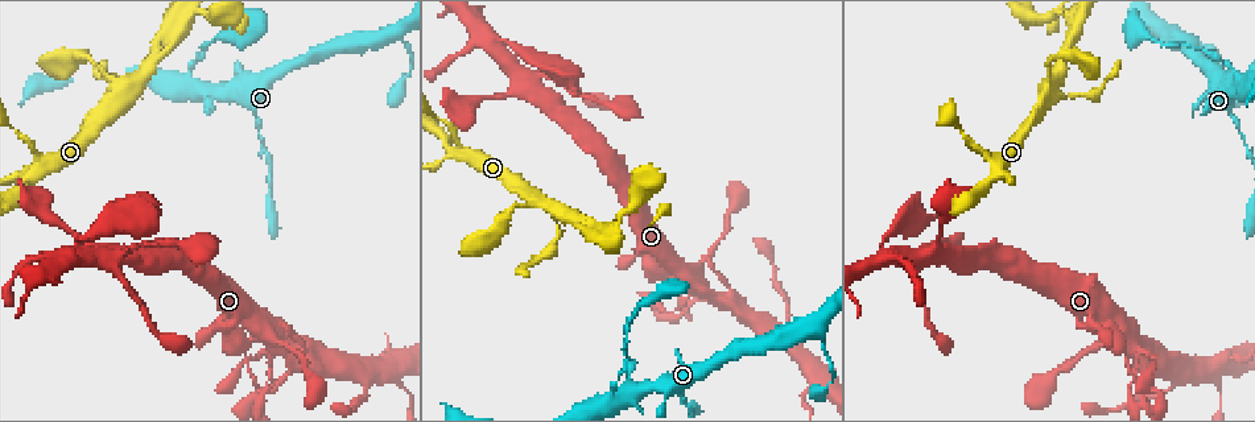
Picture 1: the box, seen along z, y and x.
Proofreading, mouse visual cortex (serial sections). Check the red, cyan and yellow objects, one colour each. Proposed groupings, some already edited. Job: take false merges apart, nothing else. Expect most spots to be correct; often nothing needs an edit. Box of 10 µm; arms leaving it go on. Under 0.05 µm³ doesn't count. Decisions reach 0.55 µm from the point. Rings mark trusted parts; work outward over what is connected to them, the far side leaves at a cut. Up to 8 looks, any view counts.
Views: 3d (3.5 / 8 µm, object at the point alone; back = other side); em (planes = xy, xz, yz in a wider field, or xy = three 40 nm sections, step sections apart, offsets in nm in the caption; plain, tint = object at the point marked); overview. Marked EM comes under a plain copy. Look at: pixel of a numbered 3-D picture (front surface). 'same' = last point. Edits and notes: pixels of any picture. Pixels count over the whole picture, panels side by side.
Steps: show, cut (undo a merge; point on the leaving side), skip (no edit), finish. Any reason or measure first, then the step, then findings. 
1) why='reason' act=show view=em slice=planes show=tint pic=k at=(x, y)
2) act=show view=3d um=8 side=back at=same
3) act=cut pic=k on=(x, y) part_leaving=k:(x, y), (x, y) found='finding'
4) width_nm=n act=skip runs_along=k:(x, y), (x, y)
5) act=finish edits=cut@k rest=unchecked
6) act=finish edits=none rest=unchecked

why='four-way junction' act=show view=3d um=3.5 pic=1 at=(1050, 99)

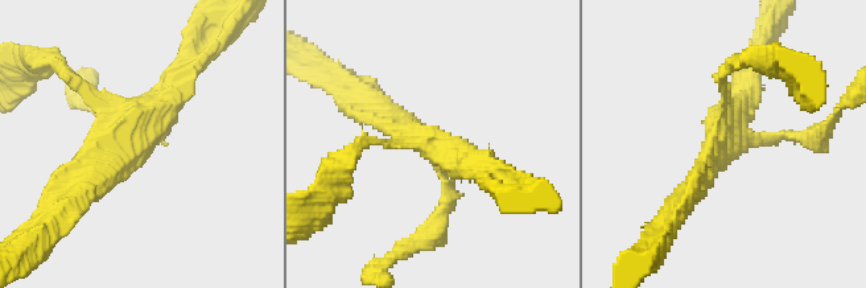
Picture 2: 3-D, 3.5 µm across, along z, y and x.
act=skip runs_along=2:(73, 200), (145, 131), (182, 74) found='one cell here'

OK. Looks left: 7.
why='abrupt turn' act=show view=3d um=3.5 pic=1 at=(530, 85)

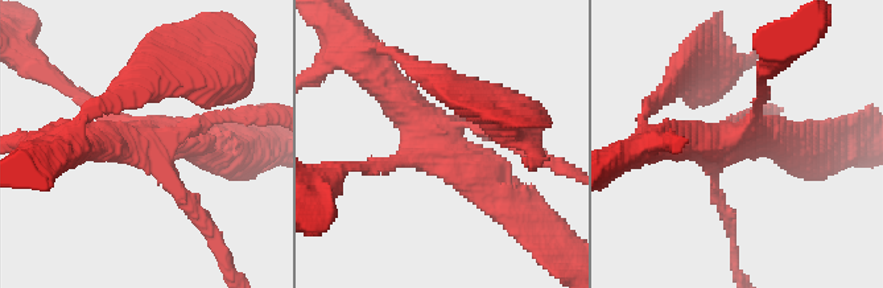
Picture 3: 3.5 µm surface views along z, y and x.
why='shape alone is not enough' act=show view=em slice=xy step=5 show=tint pic=3 at=(447, 141)

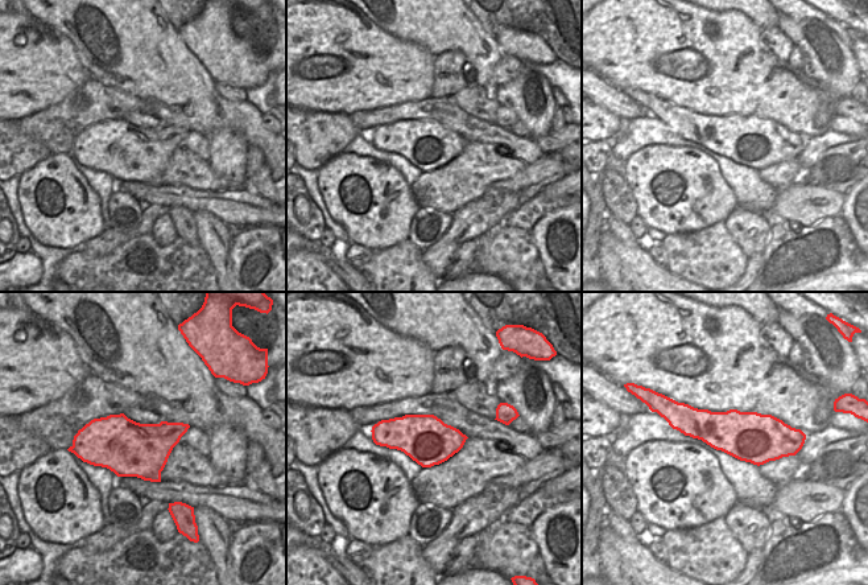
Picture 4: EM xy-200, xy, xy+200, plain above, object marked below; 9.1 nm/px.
act=show view=em slice=xy step=2 show=tint at=same

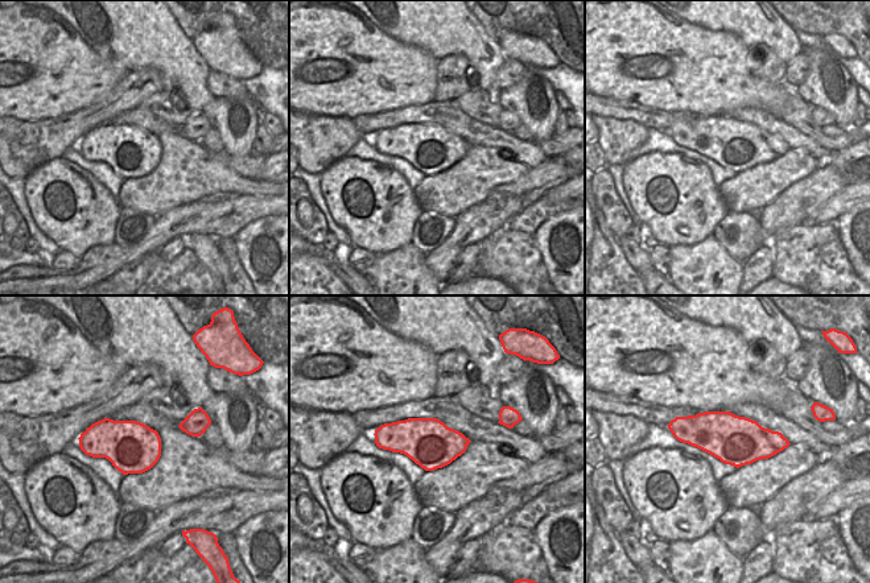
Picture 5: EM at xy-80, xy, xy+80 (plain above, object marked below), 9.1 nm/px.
act=skip runs_along=3:(510, 204), (380, 78) found='all the same cell'

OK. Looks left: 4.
why='a fork' act=show view=3d um=3.5 pic=1 at=(359, 376)

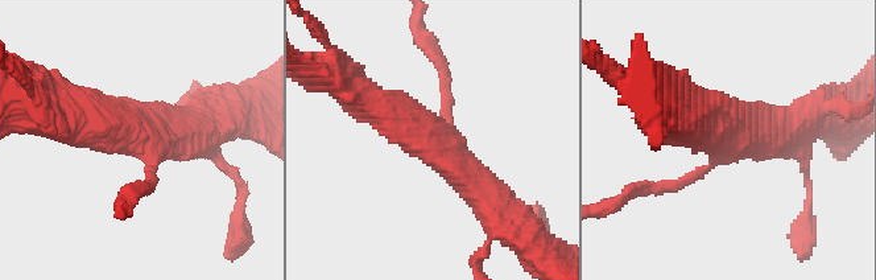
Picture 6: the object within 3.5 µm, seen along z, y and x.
act=show view=em slice=planes show=tint pic=6 at=(135, 137)

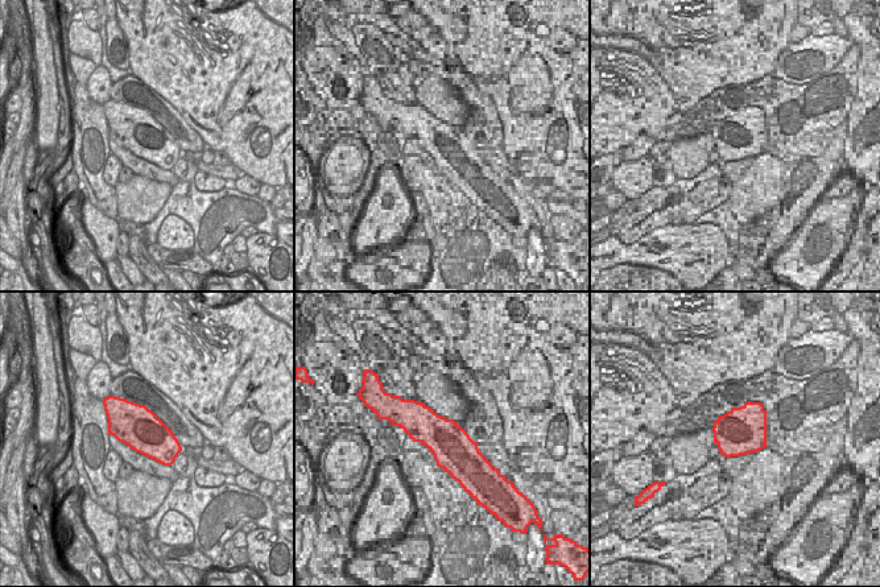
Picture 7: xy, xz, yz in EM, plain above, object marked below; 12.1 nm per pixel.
width_nm=500 act=skip runs_along=6:(356, 94), (426, 131), (491, 198) found='one cell here'

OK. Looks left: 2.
act=finish edits=none rest=unchecked

